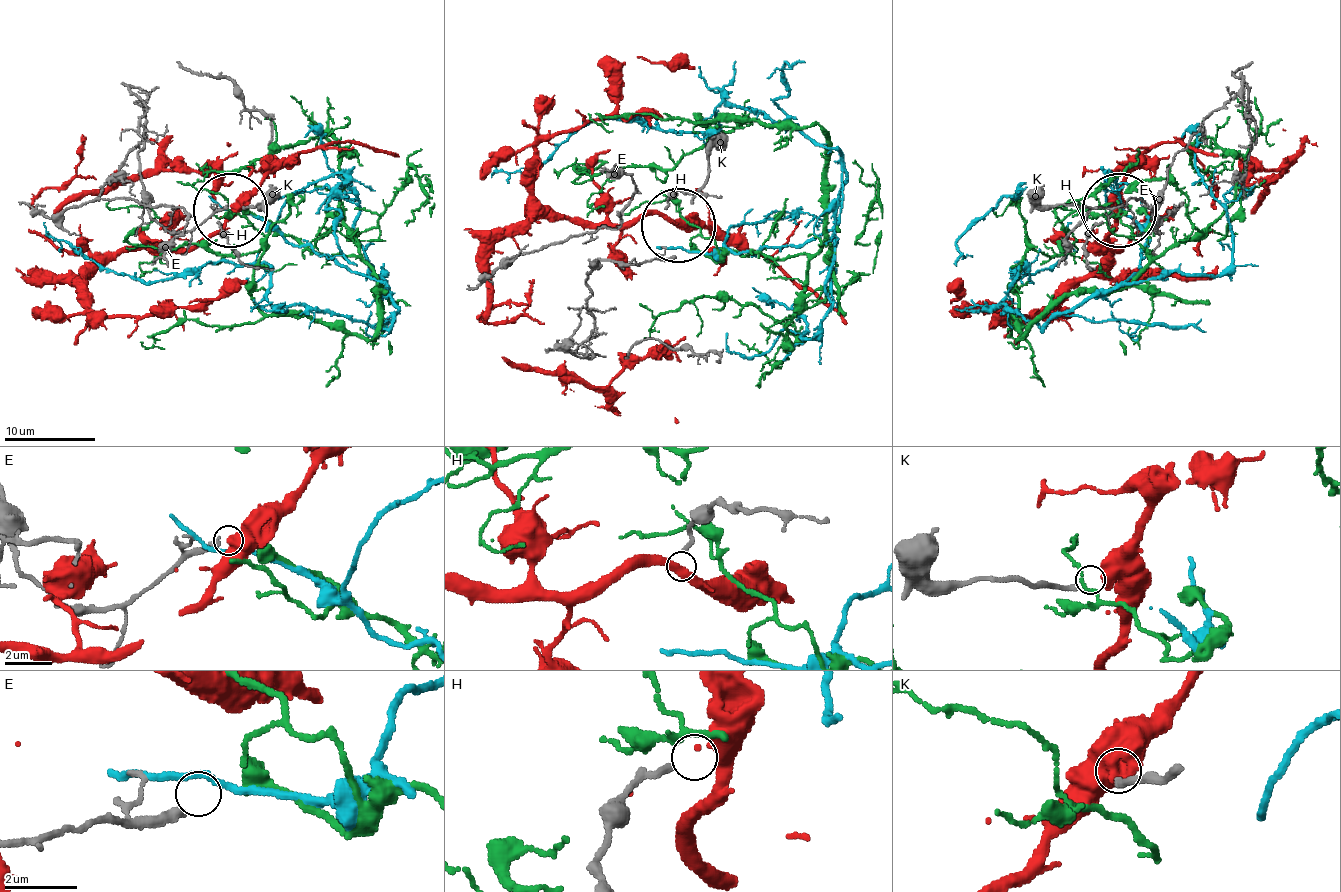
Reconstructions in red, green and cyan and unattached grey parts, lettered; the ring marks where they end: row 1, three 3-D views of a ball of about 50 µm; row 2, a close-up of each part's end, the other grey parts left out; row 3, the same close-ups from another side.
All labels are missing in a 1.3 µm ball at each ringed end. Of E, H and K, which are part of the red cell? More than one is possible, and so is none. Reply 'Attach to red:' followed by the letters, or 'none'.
Attach to red: K

